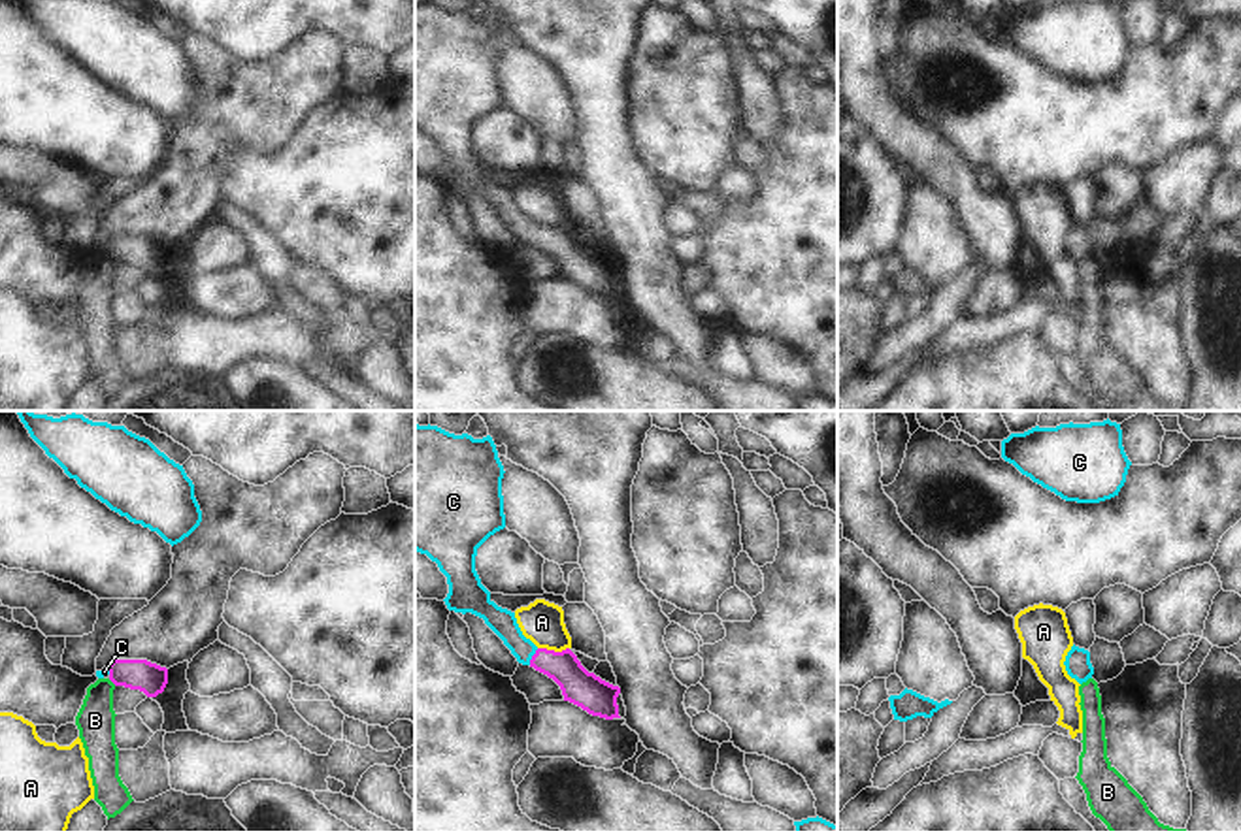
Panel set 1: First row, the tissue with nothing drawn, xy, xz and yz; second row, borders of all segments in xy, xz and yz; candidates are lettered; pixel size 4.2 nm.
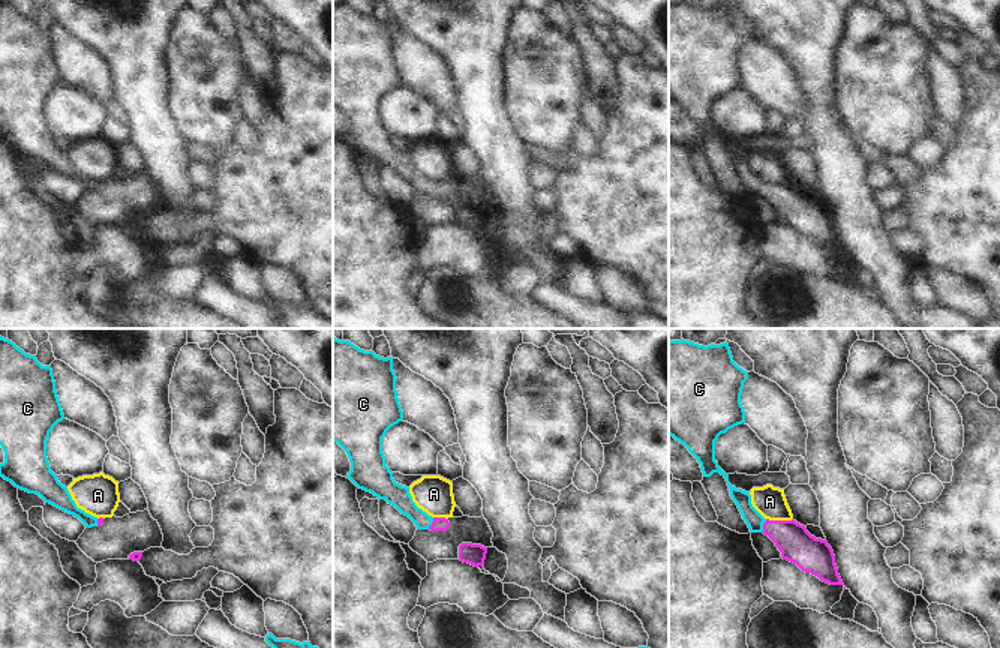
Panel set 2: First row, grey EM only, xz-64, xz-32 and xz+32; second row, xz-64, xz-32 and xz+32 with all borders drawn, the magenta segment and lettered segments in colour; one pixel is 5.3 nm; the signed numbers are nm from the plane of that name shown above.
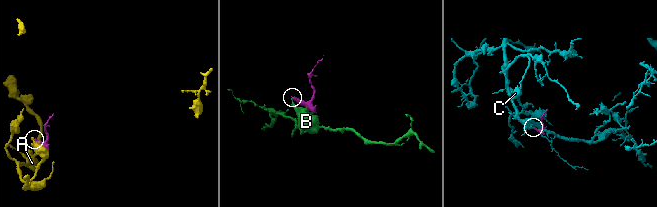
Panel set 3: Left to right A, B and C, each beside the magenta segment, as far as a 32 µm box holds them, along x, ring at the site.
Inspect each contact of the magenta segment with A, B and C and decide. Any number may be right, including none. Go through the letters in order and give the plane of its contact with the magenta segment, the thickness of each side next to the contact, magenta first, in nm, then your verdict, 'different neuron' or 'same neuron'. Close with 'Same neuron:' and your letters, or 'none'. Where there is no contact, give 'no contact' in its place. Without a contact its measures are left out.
A: contact in xz; calibres 150 and 180 nm; different neuron
B: contact in xy; calibres 140 and 160 nm; different neuron
C: contact in xz; calibres 150 and 110 nm; same neuron
Same neuron: C

